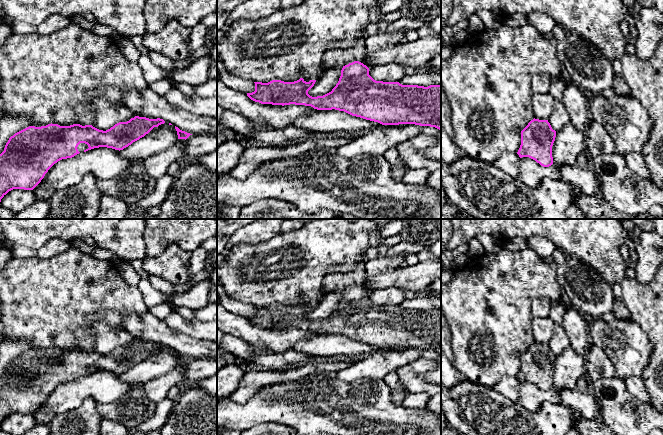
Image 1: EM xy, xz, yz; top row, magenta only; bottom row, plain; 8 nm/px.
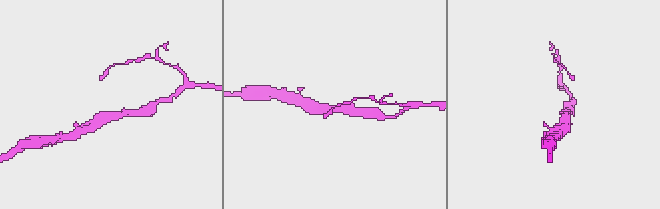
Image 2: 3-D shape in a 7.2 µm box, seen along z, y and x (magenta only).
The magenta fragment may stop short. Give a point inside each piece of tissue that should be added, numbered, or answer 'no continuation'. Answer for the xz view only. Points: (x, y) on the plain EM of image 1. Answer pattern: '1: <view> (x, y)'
1: xz (337, 281)

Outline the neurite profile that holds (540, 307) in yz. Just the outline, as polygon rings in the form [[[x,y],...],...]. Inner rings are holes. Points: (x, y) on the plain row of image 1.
[[[546,297],[536,298],[531,305],[533,316],[540,318],[548,317],[552,305],[553,302]]]

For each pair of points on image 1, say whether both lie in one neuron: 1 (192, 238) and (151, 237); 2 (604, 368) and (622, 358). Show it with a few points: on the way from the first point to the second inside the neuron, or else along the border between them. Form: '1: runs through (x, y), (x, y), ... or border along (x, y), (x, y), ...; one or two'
1: runs through (182, 237), (161, 237); one
2: border along (597, 345), (609, 358), (616, 375); two

